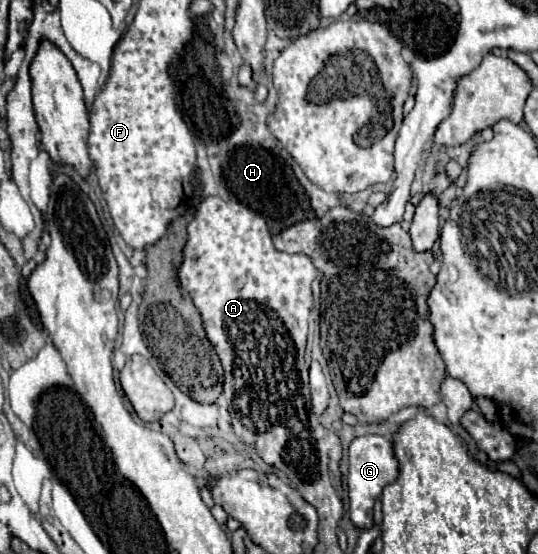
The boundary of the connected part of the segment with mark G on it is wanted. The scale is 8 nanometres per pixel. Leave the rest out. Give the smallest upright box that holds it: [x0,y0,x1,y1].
[347,434,399,530]

